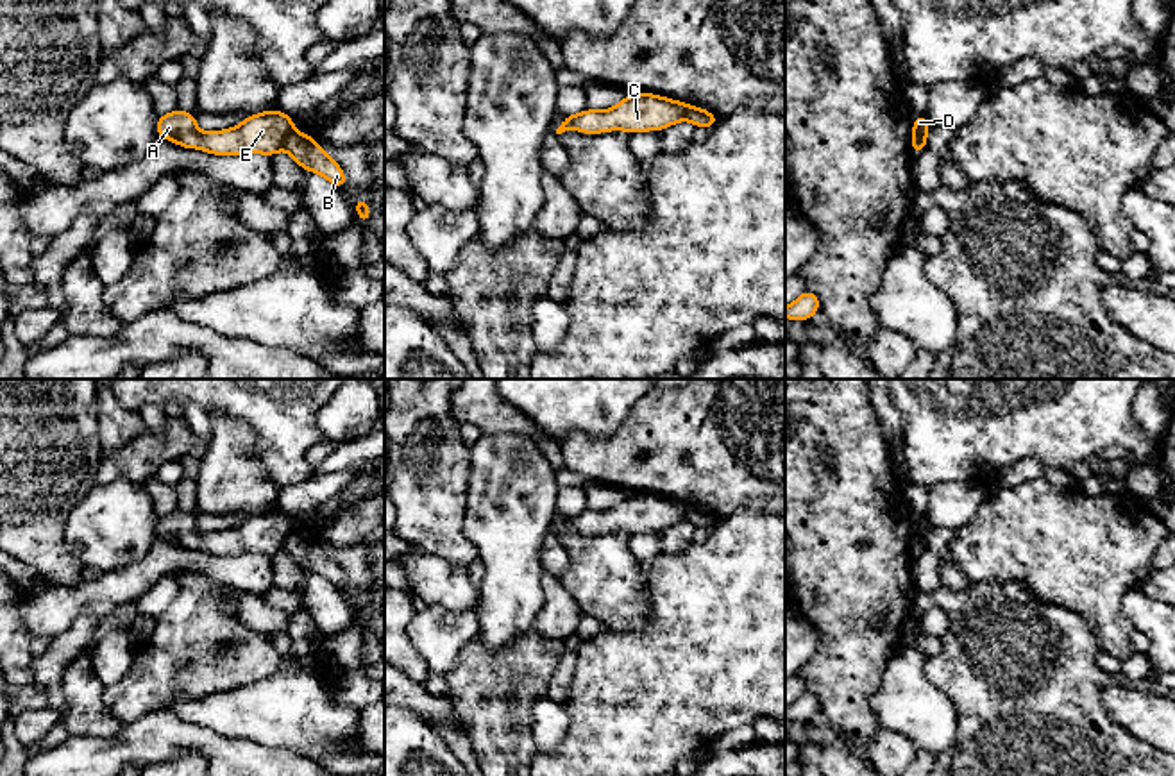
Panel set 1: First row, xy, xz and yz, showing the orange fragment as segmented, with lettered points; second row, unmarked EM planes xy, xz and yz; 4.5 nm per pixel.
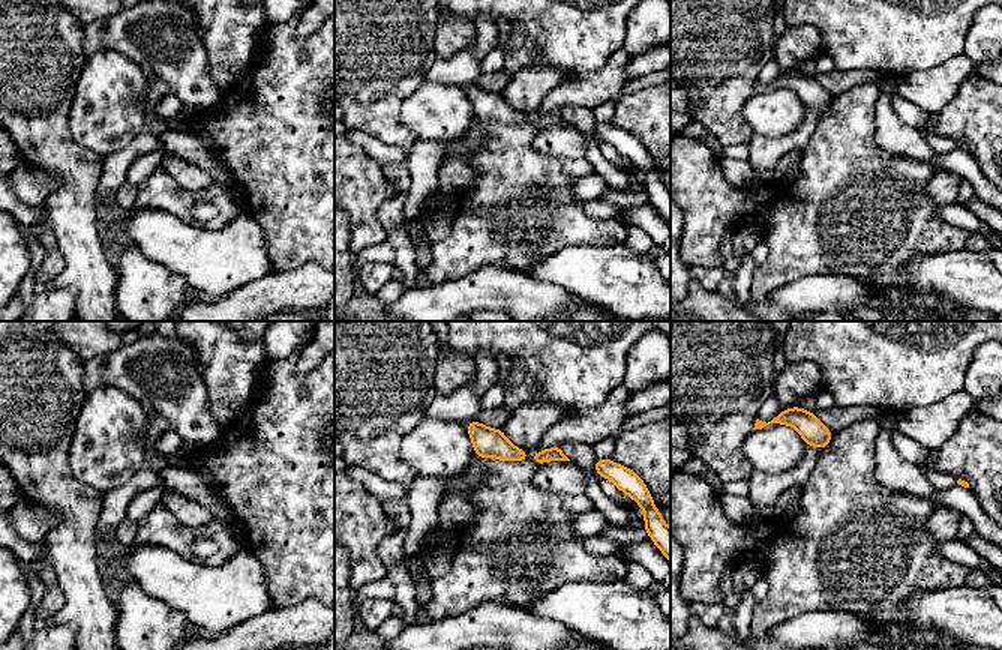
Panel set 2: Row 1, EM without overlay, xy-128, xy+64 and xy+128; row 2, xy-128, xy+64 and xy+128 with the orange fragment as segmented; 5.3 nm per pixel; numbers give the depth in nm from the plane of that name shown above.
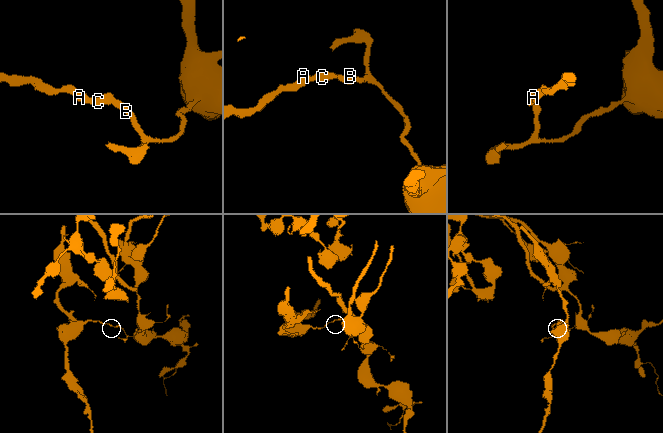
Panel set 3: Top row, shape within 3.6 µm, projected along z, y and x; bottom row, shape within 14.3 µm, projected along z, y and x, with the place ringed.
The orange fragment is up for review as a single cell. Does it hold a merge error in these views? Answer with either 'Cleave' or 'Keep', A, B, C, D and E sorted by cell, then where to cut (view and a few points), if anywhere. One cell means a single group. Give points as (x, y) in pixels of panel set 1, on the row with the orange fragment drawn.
Cleave. Groups: A C D E / B. Split along xy (292, 131), (283, 147)

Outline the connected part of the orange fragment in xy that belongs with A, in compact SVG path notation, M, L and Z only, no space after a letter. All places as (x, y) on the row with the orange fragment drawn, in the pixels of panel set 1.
M179 107L157 116L157 138L175 141L184 148L206 150L213 156L266 154L284 148L286 138L295 131L293 118L279 109L247 116L238 127L200 132L195 113Z

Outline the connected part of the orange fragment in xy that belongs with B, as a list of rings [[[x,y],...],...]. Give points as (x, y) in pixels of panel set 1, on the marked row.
[[[292,132],[286,138],[284,150],[293,161],[308,172],[325,177],[336,188],[347,186],[347,177],[340,164],[309,134]]]

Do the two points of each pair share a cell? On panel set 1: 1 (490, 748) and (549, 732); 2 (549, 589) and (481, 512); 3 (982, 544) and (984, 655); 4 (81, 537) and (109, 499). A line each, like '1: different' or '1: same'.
1: different
2: different
3: different
4: same

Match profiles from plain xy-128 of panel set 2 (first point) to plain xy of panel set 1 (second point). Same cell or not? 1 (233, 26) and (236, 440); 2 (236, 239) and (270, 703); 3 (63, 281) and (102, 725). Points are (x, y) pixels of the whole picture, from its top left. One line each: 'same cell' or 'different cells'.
1: same cell
2: same cell
3: same cell

